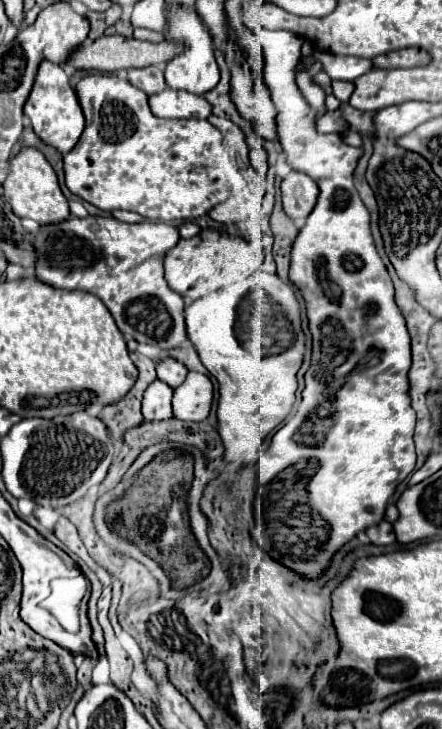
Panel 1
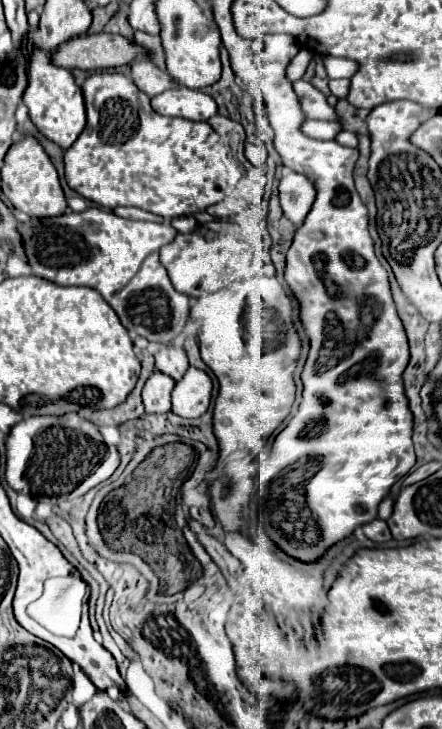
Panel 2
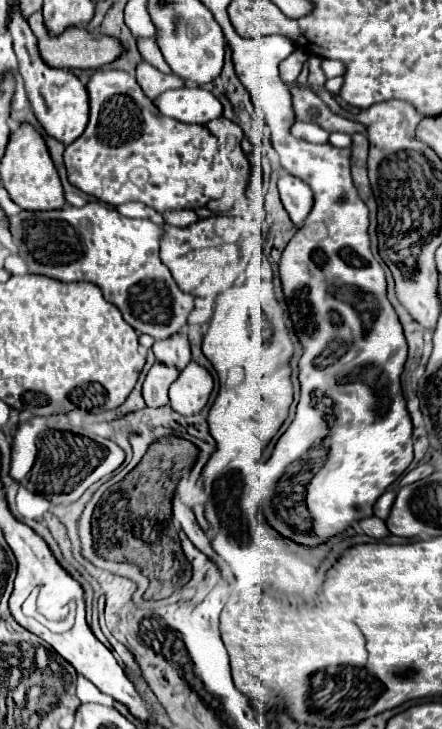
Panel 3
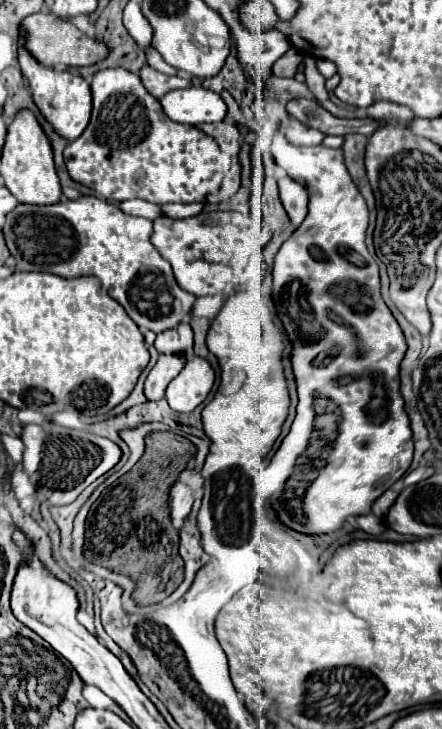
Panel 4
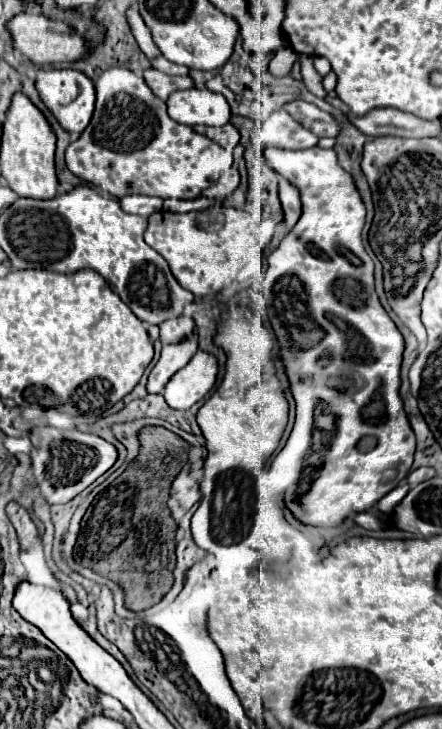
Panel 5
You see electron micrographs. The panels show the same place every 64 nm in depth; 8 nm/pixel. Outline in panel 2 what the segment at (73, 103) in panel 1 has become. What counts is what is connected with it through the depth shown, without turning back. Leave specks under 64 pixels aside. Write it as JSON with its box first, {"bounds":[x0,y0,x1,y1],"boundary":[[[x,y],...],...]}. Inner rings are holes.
{"bounds":[24,50,86,150],"boundary":[[[36,50],[36,54],[32,54],[32,62],[28,62],[28,86],[24,90],[24,102],[38,130],[64,150],[76,142],[76,138],[86,126],[86,106],[82,88],[76,84],[72,72],[54,66],[48,54],[44,54],[44,50]]]}

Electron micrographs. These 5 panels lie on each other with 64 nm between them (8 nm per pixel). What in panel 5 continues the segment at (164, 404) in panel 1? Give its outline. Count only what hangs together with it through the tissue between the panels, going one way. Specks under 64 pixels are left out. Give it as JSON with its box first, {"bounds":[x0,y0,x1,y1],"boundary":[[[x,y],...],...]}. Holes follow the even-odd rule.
{"bounds":[148,330,198,394],"boundary":[[[198,330],[192,332],[192,338],[186,338],[184,342],[174,342],[172,346],[164,346],[160,360],[150,372],[148,378],[148,392],[156,394],[162,392],[166,382],[188,364],[188,360],[198,352]]]}

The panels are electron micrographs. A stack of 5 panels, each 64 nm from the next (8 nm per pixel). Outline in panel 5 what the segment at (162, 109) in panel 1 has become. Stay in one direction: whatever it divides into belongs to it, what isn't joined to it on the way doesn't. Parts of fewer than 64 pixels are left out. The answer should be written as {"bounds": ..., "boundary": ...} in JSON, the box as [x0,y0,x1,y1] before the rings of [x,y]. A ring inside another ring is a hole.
{"bounds":[166,88,230,126],"boundary":[[[208,88],[174,92],[166,104],[170,118],[186,126],[224,126],[230,122],[230,106],[226,98]]]}

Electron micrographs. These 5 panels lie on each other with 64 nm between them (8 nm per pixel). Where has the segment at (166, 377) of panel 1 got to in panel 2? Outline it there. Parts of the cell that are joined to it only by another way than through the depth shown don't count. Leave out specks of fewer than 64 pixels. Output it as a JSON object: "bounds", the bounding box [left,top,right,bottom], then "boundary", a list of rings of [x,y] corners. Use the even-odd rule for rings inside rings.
{"bounds":[156,346,188,380],"boundary":[[[160,346],[160,350],[156,352],[156,368],[168,376],[172,376],[174,380],[180,380],[184,376],[184,370],[188,368],[188,356],[184,346]]]}

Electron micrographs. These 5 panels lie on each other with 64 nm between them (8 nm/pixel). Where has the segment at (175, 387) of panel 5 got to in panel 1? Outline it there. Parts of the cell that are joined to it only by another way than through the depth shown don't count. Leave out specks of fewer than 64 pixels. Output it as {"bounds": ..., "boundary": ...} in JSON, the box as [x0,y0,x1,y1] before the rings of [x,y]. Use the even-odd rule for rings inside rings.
{"bounds":[172,372,212,422],"boundary":[[[188,372],[188,378],[174,390],[172,408],[178,420],[200,422],[210,414],[212,382],[206,374]]]}

